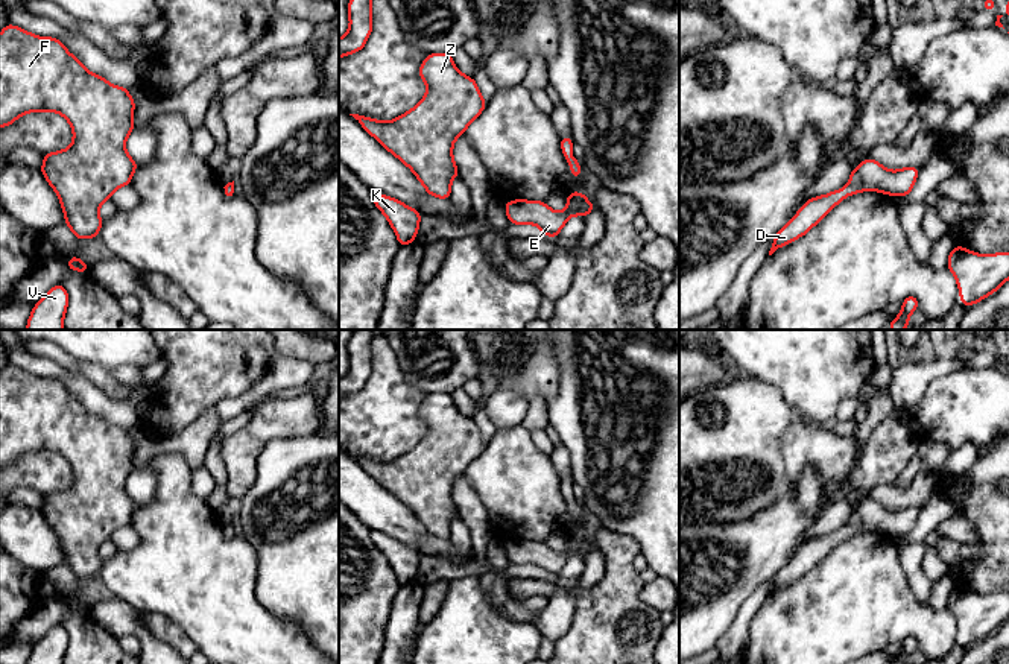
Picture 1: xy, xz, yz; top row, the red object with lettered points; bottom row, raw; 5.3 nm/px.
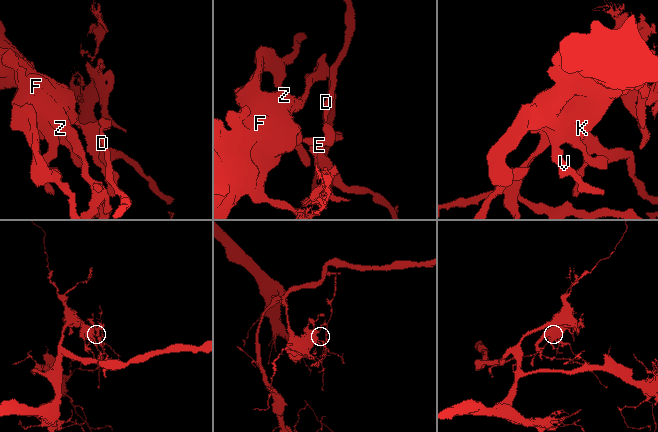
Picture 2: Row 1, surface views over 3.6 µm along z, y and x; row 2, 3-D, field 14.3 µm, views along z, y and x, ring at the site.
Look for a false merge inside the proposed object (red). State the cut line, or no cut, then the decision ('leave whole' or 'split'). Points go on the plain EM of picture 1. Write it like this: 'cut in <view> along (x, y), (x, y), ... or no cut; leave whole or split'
no cut; leave whole

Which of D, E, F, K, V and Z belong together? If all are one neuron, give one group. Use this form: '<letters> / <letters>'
D E F K V Z

